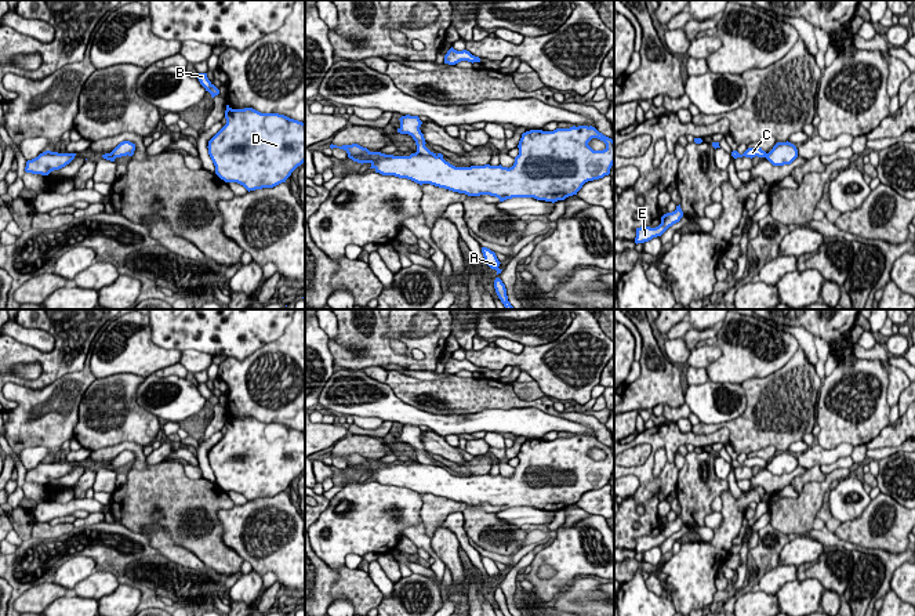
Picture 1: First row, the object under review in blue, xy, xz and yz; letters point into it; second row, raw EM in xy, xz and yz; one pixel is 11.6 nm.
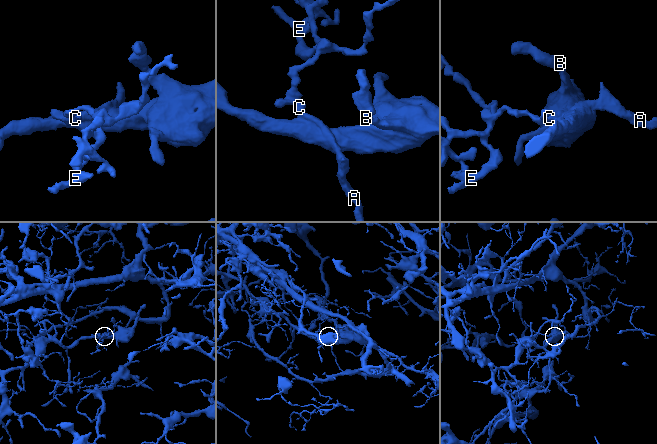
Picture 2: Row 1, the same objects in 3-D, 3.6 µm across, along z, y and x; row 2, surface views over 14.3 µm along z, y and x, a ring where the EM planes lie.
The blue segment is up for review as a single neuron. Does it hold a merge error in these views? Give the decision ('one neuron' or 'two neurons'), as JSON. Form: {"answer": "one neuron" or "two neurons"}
{"answer": "two neurons"}

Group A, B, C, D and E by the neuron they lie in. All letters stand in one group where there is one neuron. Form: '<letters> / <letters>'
A C E / B D

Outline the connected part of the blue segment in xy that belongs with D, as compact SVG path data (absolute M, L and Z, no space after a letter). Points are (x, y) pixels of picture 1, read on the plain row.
M226 414L226 434L208 450L208 464L215 475L215 483L225 492L237 492L248 501L273 497L291 485L305 471L305 432L279 423L261 423L253 417L232 418Z

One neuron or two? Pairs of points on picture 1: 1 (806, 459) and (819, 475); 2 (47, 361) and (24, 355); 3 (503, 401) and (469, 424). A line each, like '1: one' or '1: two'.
1: two
2: one
3: two

